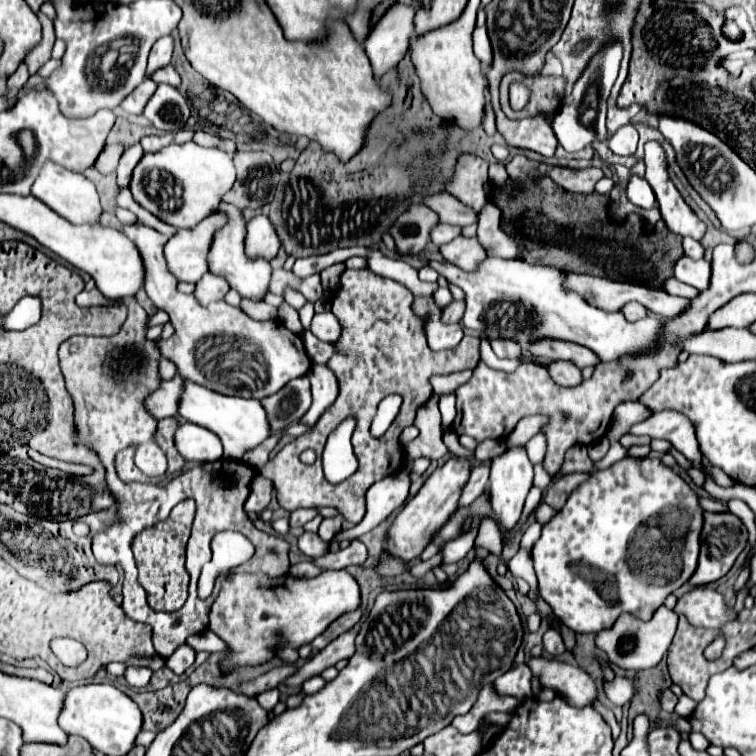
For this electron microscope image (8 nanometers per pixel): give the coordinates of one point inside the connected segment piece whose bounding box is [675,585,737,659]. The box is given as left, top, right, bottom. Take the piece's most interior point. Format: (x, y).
(704, 607)

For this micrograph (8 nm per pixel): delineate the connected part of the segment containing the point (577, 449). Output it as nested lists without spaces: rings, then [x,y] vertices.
[[[575,445],[567,451],[565,463],[563,463],[563,475],[573,473],[573,471],[583,471],[583,473],[597,473],[593,459],[587,455],[587,447]]]

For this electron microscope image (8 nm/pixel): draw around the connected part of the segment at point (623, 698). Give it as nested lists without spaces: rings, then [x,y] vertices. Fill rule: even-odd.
[[[615,677],[611,683],[605,683],[605,693],[613,705],[627,705],[637,695],[637,683],[629,677]]]

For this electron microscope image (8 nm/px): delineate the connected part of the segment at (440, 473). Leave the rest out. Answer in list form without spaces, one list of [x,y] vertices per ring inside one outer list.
[[[451,457],[445,465],[437,467],[431,473],[431,477],[419,489],[419,493],[401,507],[399,515],[395,517],[393,525],[389,527],[389,533],[387,533],[387,537],[389,537],[387,539],[389,553],[397,555],[403,561],[419,559],[421,551],[429,545],[429,539],[433,539],[433,531],[437,531],[437,527],[441,527],[441,523],[445,523],[445,519],[457,509],[457,503],[459,503],[459,497],[461,497],[461,489],[469,481],[471,467],[473,467],[471,459]]]

